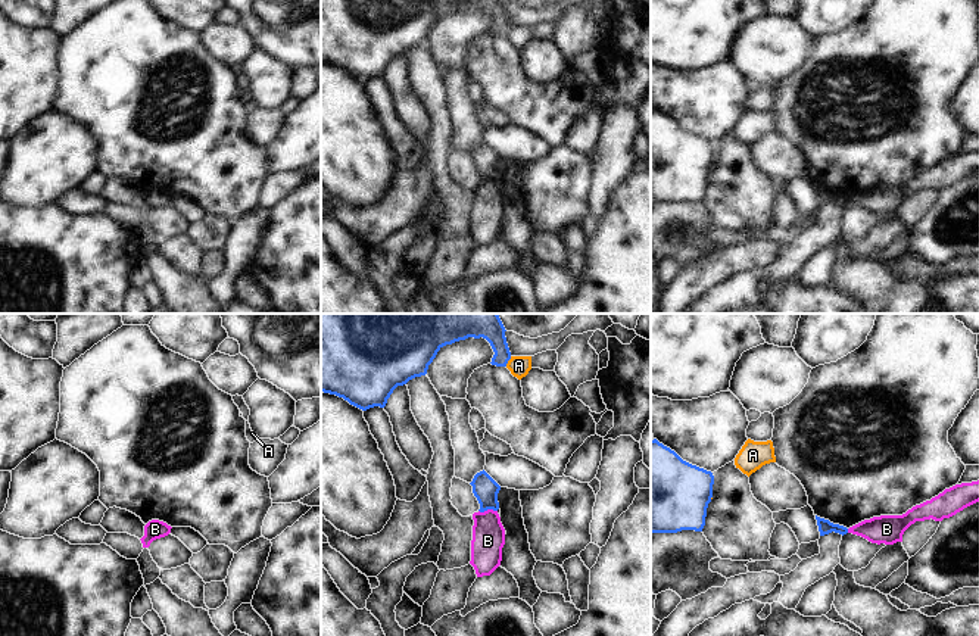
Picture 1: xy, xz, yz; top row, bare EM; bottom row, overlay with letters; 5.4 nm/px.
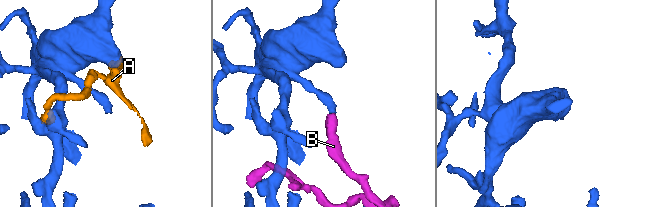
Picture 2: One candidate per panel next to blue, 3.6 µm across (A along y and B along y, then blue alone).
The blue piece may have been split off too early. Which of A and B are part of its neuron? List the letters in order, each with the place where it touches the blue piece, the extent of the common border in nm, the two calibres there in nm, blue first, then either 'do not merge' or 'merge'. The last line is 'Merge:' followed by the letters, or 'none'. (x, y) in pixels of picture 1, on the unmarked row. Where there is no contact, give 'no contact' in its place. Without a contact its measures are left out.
A: meets blue in xz at (508, 30); contact 70 nm long; 100 nm thick on the blue side, 110 nm on the other; do not merge
B: meets blue in xz at (488, 178); contact 100 nm long; 140 nm thick on the blue side, 180 nm on the other; do not merge
Merge: none

